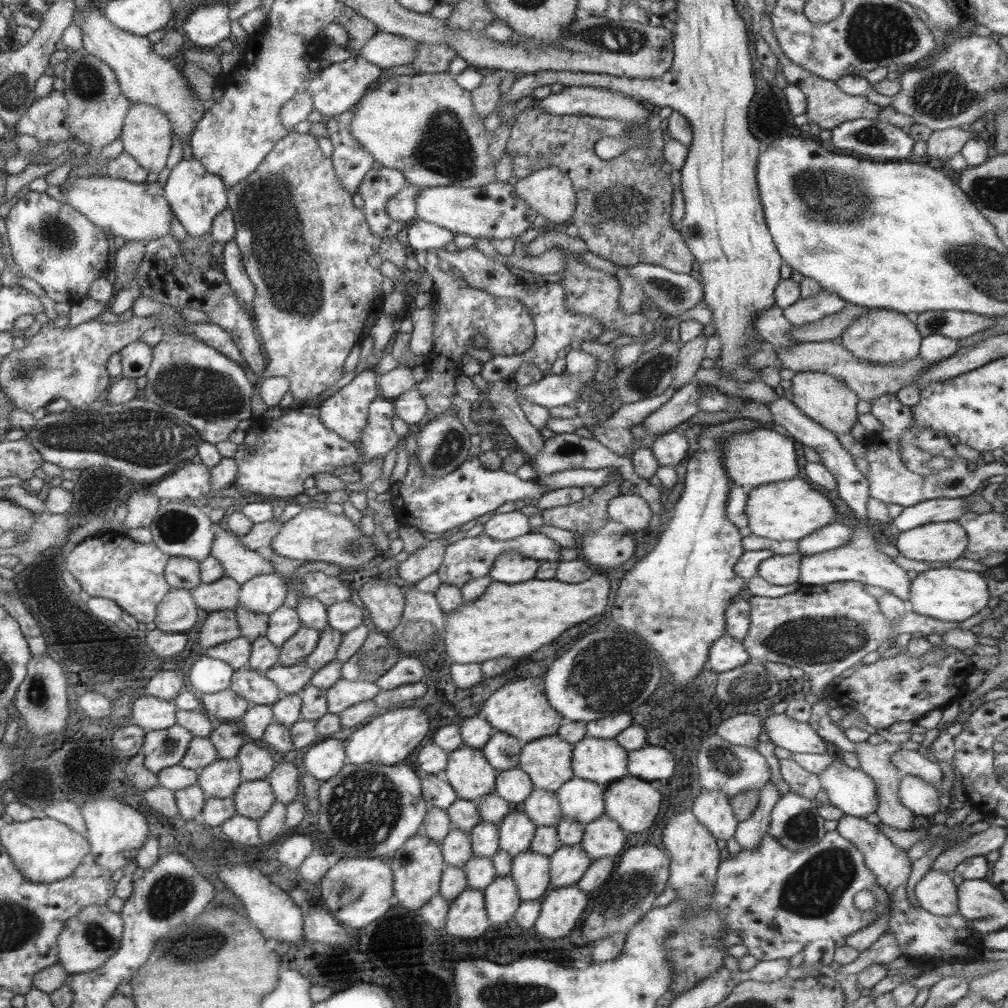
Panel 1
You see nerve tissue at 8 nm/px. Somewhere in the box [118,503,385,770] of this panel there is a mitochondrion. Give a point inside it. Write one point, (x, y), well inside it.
(174, 527)

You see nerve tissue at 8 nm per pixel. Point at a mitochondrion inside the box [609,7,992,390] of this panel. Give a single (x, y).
(943, 95)

